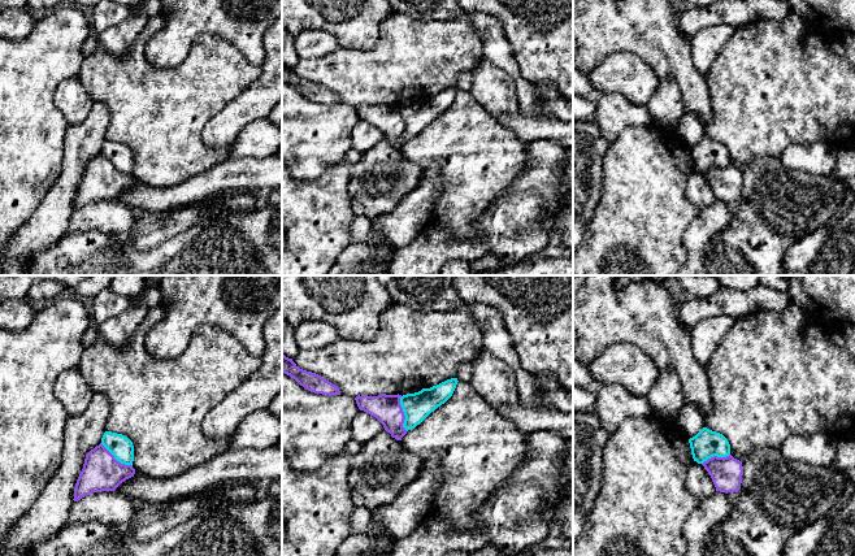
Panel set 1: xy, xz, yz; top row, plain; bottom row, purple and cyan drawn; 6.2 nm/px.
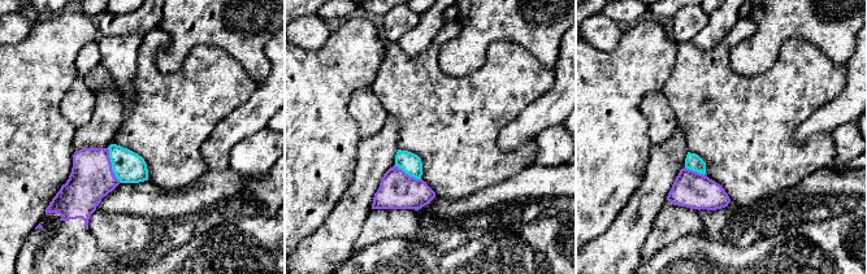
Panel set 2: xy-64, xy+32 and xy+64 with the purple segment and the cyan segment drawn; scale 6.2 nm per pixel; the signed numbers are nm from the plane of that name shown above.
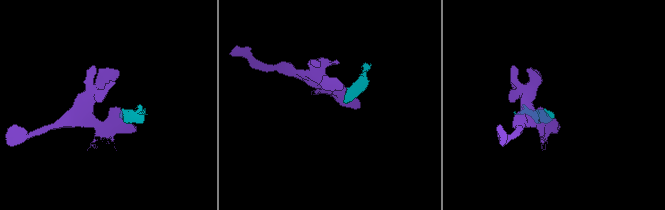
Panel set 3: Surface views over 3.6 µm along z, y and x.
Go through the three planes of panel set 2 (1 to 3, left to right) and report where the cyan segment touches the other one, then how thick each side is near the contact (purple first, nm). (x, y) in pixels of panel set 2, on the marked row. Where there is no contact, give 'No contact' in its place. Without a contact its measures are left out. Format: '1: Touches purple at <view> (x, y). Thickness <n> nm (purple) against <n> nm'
1: Touches purple at xy-64 (111, 165). Thickness 260 nm (purple) against 190 nm
2: Touches purple at xy+32 (407, 174). Thickness 220 nm (purple) against 130 nm
3: Touches purple at xy+64 (694, 172). Thickness 220 nm (purple) against 100 nm

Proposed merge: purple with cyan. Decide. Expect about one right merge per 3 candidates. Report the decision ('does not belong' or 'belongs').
does not belong

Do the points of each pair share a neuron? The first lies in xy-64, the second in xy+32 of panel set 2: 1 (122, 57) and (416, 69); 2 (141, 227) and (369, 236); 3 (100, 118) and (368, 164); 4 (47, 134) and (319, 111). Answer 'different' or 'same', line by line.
1: different
2: same
3: same
4: same

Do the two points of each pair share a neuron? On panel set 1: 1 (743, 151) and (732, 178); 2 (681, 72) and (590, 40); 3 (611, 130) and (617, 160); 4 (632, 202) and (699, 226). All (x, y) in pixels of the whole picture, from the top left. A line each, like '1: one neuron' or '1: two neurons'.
1: two neurons
2: one neuron
3: two neurons
4: two neurons

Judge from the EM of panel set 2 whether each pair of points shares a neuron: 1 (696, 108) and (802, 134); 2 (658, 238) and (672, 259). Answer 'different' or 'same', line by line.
1: different
2: different

